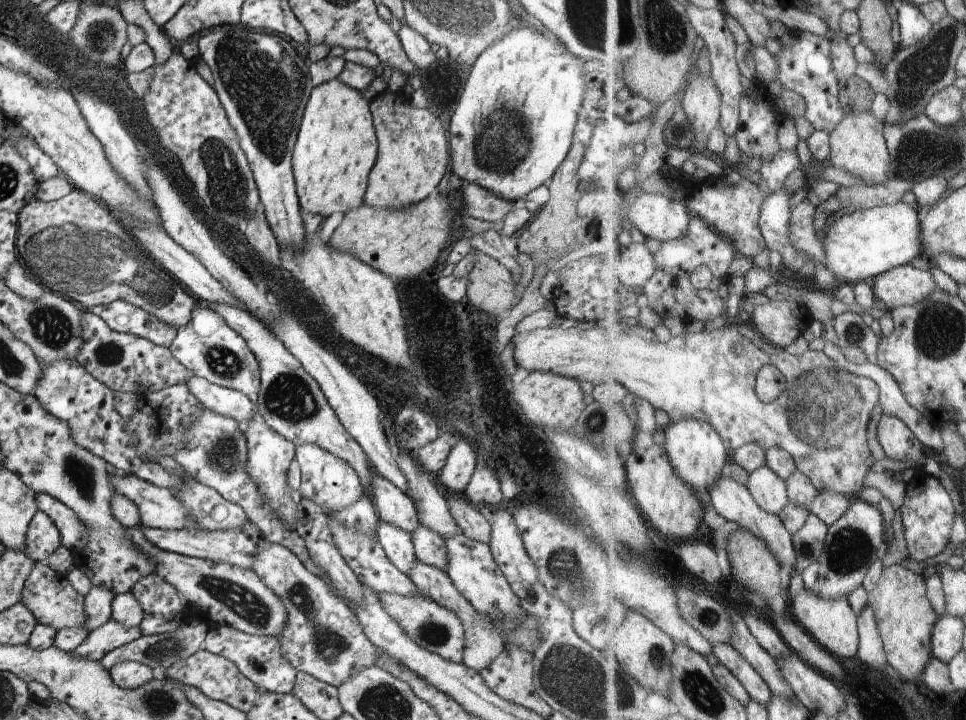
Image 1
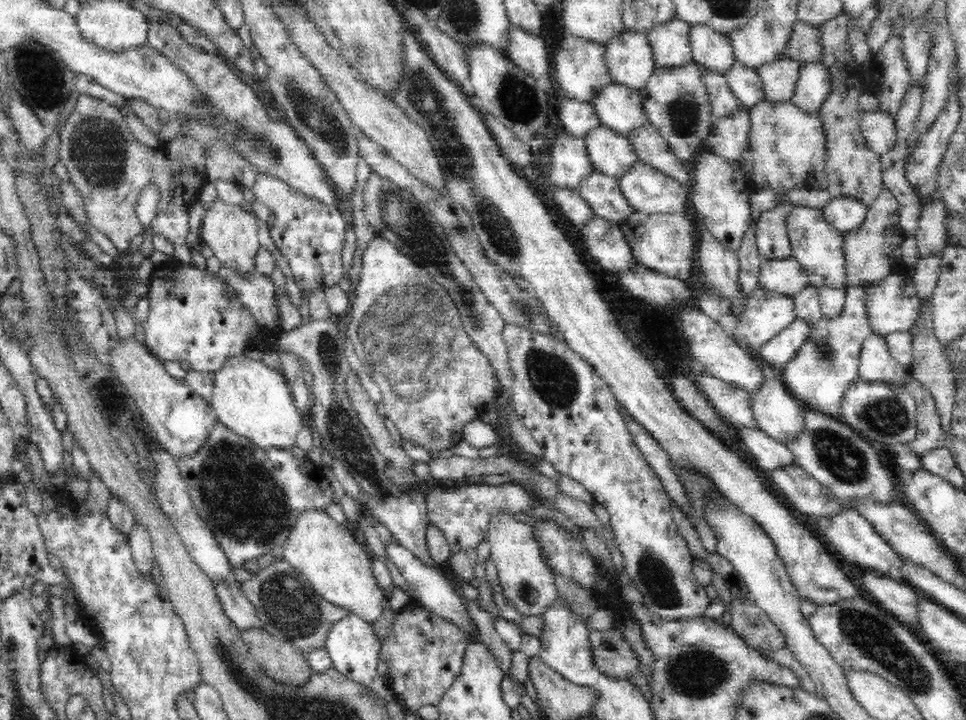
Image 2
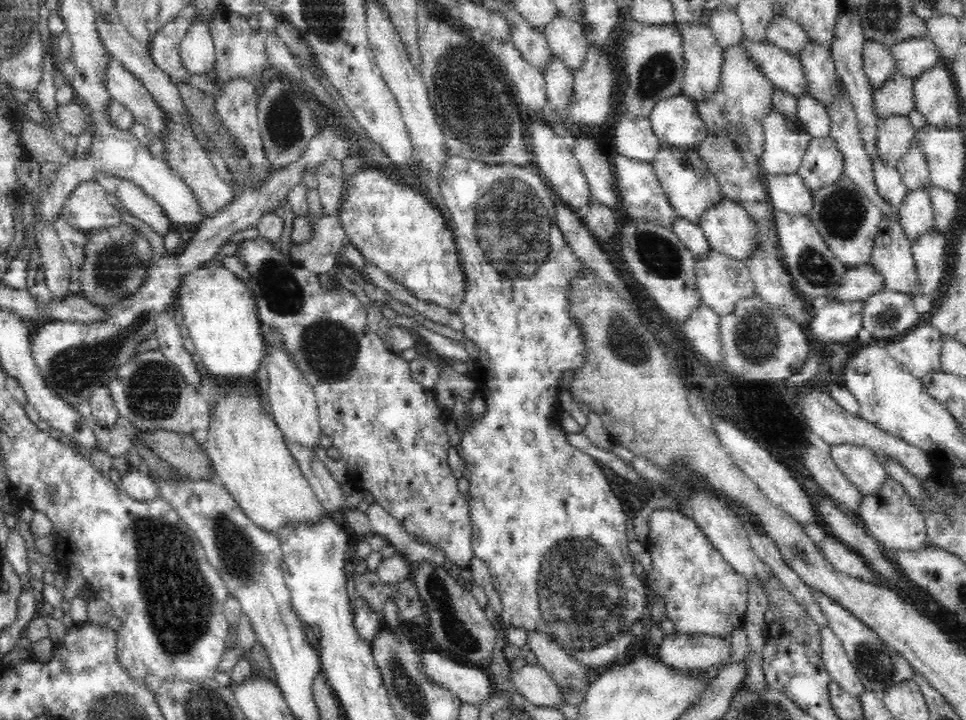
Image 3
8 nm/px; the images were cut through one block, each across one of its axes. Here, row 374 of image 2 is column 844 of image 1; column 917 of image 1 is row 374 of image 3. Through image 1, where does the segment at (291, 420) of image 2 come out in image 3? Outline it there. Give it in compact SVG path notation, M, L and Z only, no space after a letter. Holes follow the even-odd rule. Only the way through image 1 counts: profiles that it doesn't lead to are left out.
M212 262L181 278L176 295L196 347L194 354L204 366L204 374L214 378L215 385L236 393L257 390L256 376L265 345L264 326L242 280L220 263Z

